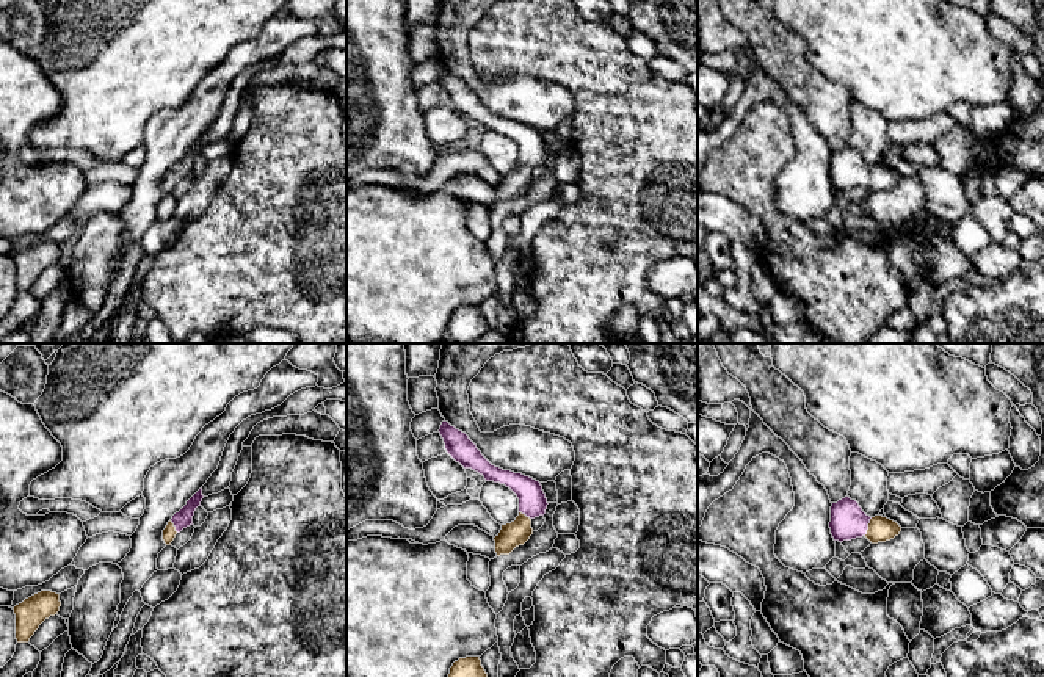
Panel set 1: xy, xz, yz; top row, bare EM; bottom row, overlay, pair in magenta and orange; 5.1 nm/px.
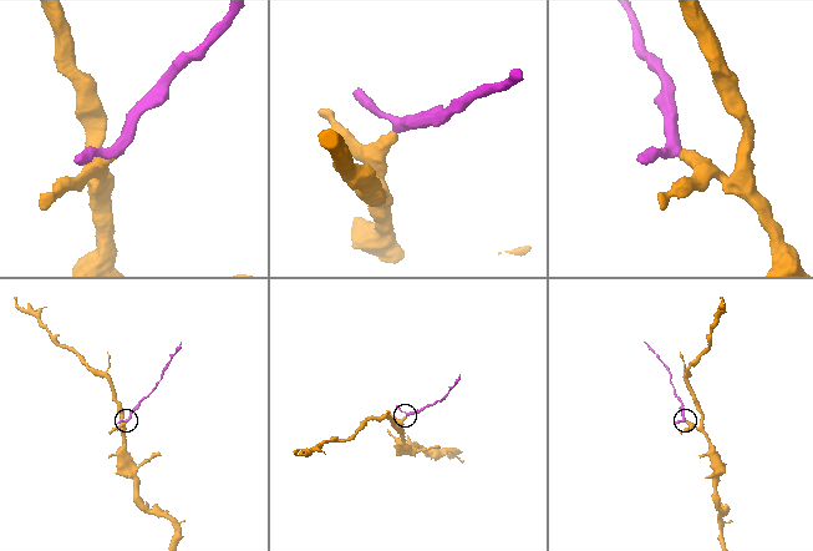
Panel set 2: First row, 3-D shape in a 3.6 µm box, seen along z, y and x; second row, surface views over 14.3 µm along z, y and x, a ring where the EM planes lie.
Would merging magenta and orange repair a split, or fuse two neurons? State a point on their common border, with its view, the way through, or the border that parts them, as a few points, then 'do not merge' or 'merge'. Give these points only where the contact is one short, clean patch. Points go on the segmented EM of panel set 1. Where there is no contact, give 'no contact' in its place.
contact yz (867, 527); way yz (848, 521), (867, 527), (881, 528); merge

